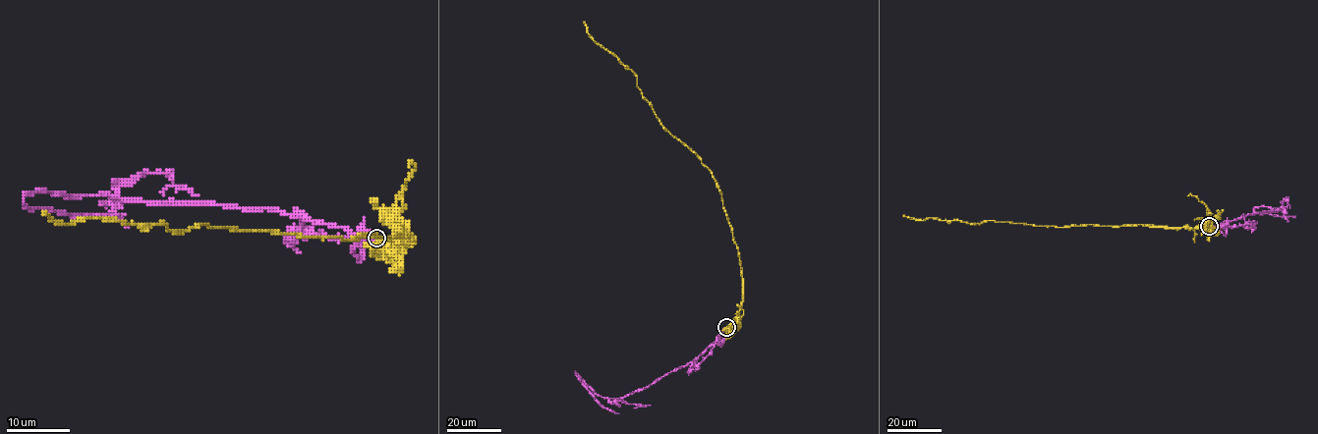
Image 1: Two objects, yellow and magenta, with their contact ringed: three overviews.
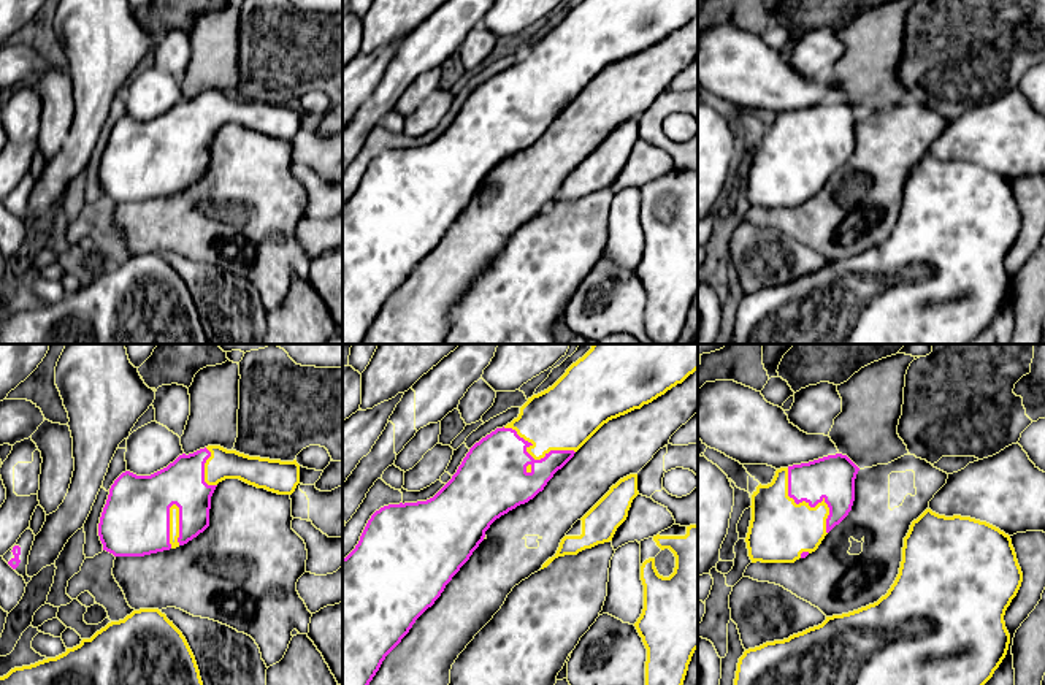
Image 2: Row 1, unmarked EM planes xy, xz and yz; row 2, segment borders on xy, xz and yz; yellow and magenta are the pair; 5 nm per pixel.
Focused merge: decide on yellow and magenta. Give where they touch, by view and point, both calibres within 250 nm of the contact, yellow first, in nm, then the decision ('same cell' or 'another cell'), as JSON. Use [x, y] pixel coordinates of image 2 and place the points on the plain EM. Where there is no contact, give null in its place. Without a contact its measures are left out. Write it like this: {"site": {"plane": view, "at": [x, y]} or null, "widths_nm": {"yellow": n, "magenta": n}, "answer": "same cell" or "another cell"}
{"site": {"plane": "yz", "at": [807, 149]}, "widths_nm": {"yellow": 320, "magenta": 220}, "answer": "same cell"}

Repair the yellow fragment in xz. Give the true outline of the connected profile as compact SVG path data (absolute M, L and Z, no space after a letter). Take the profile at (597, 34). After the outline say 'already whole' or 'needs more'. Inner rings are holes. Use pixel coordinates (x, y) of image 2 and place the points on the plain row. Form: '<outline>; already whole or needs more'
M584 0L552 32L528 43L517 63L476 87L452 124L433 143L389 149L376 155L355 193L343 203L343 344L363 342L385 301L434 249L496 163L542 136L553 119L604 68L652 48L696 14L698 0Z; needs more

